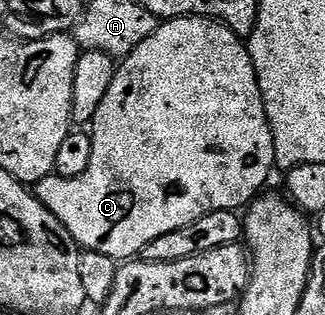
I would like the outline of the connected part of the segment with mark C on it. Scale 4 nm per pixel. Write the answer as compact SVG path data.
M211 18L162 21L154 34L126 54L99 112L95 112L91 133L93 147L87 172L74 178L39 180L35 193L82 250L103 252L103 256L118 260L136 259L151 240L187 228L211 212L237 212L248 207L266 189L265 181L275 170L273 133L249 47L235 32Z

